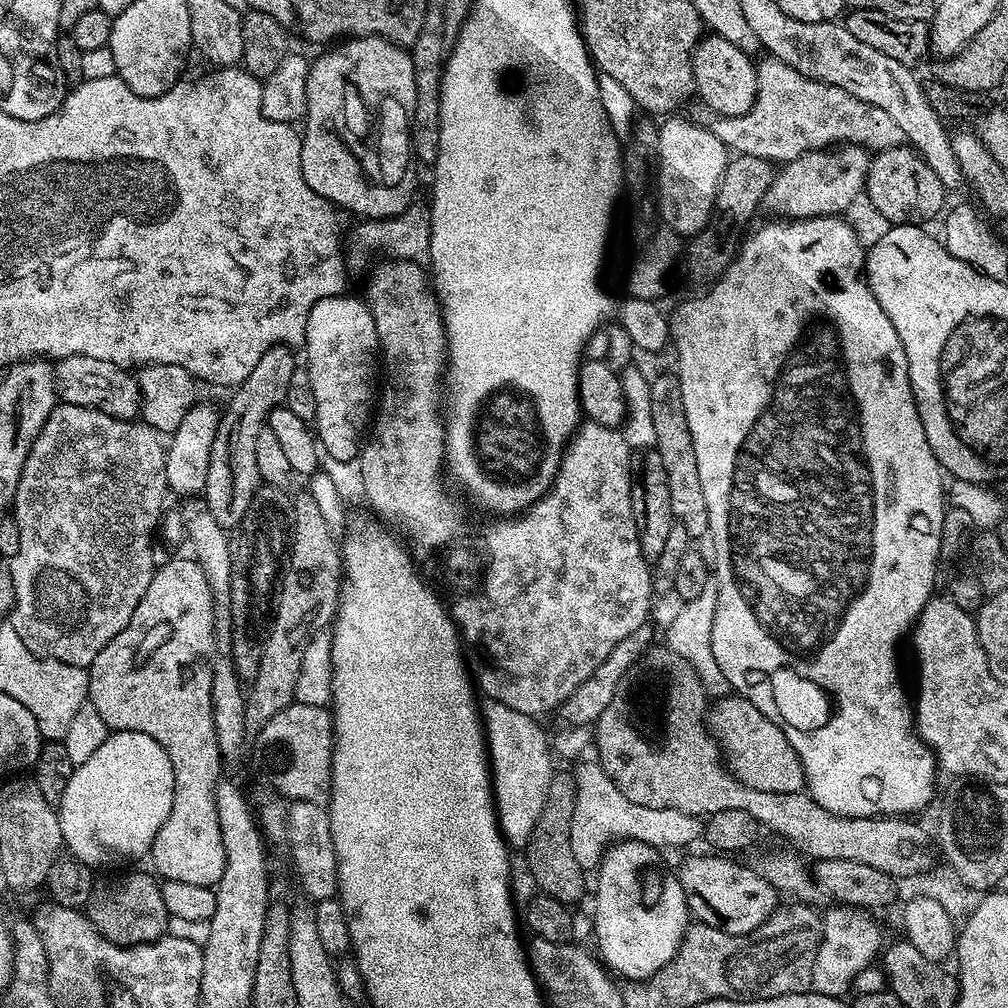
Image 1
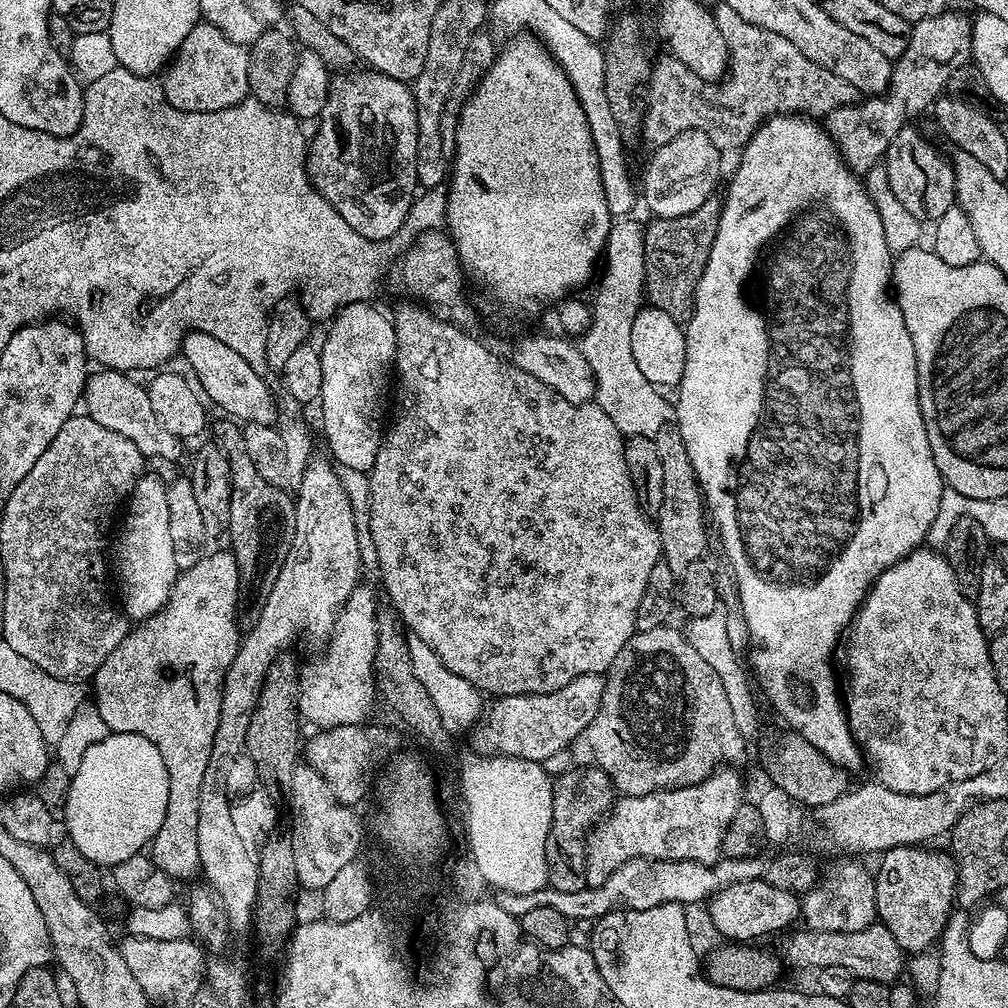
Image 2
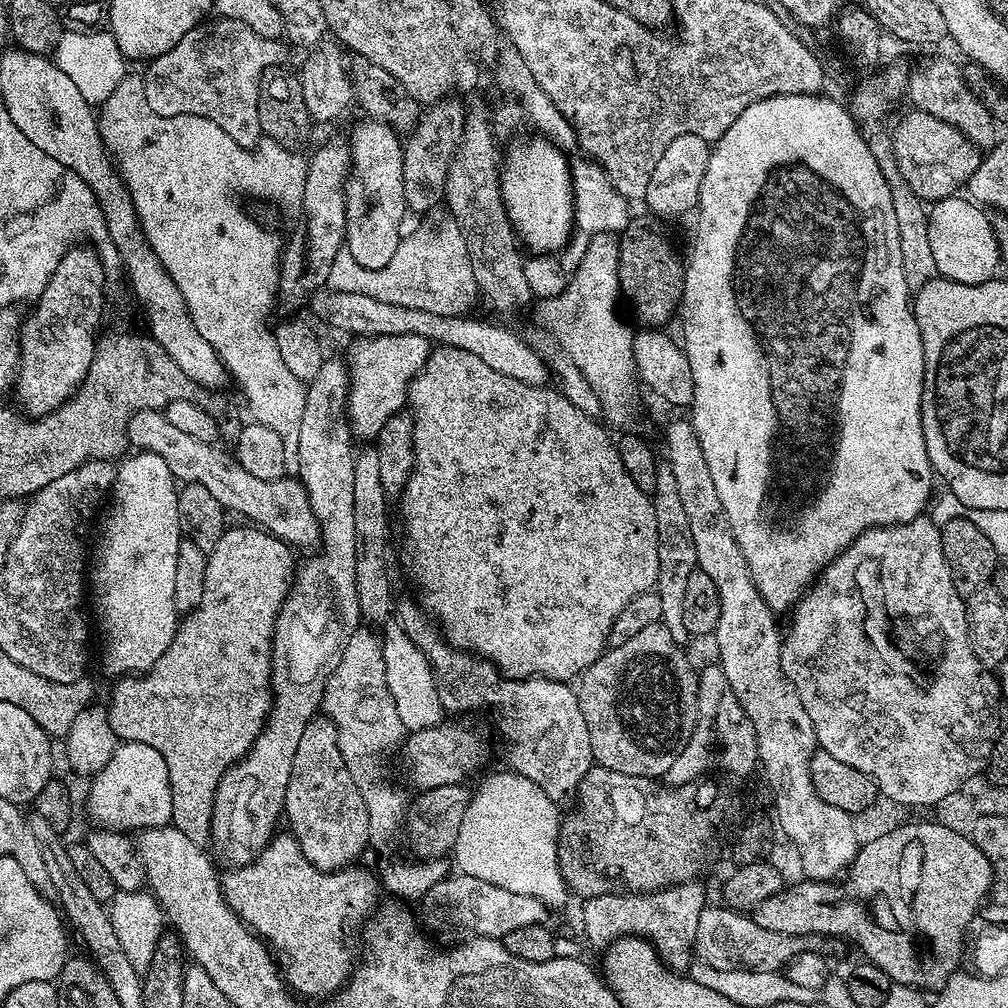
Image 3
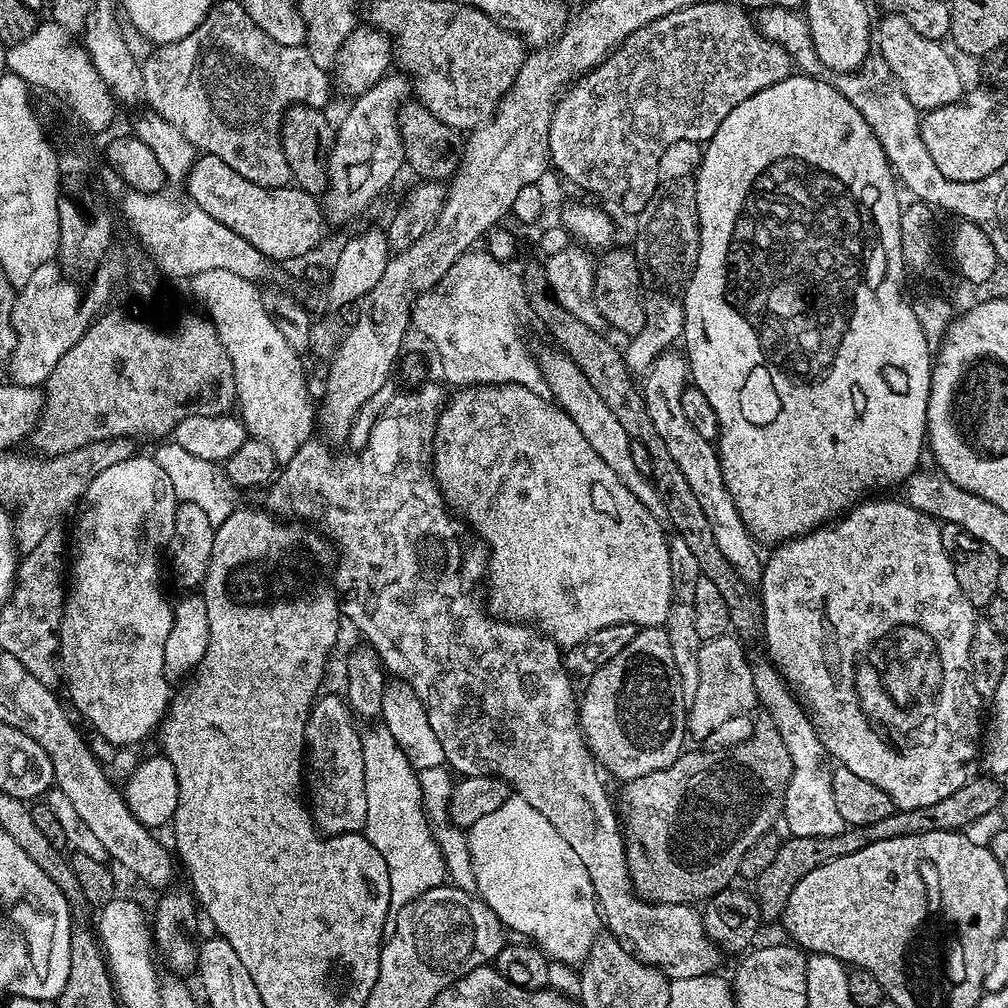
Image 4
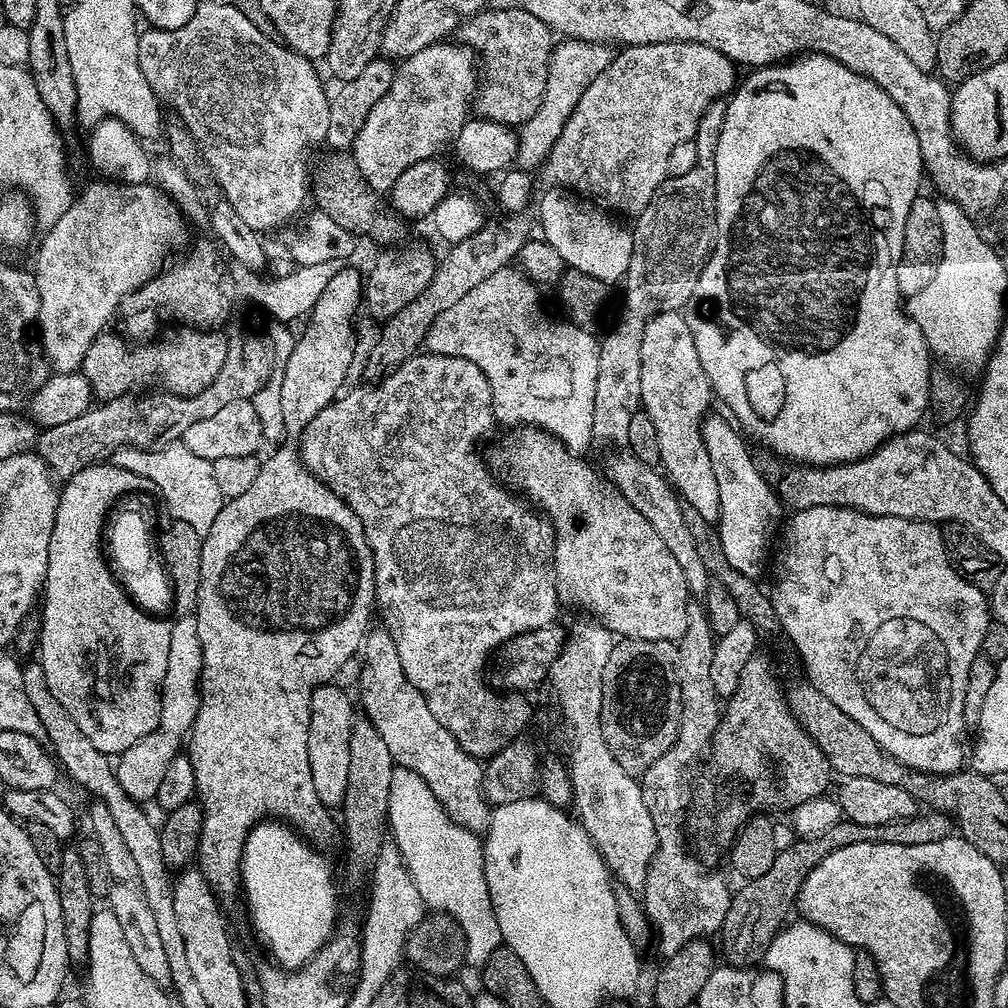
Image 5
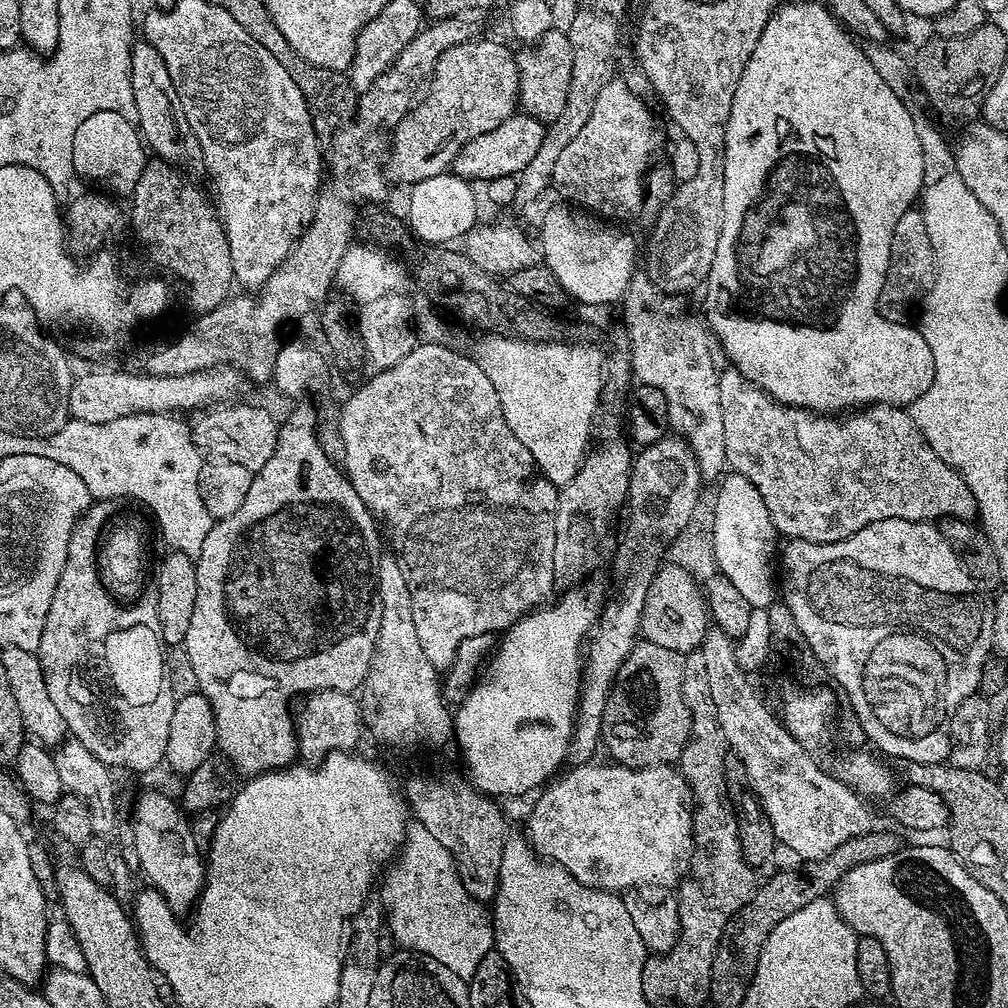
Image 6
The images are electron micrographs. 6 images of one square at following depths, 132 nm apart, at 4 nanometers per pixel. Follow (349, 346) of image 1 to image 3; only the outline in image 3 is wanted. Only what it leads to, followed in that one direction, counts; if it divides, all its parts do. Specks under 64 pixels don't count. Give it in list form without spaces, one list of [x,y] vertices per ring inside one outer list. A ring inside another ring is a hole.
[[[418,334],[397,336],[362,336],[351,341],[352,349],[346,355],[348,365],[348,422],[352,425],[353,437],[372,442],[379,437],[390,417],[397,415],[408,403],[408,387],[428,361],[433,345]]]

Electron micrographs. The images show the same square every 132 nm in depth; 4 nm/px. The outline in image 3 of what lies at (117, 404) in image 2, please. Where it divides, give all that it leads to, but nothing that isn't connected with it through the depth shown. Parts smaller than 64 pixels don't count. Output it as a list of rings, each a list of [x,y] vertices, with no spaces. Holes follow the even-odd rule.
[[[147,408],[132,415],[128,423],[128,443],[141,452],[158,454],[158,458],[164,459],[166,466],[170,466],[174,478],[181,485],[206,486],[206,490],[210,490],[212,497],[218,498],[220,505],[229,513],[237,512],[238,515],[245,516],[248,519],[245,521],[272,533],[293,549],[299,550],[307,544],[320,544],[320,527],[300,479],[254,478],[254,474],[246,474],[246,470],[242,470],[231,451],[223,452],[216,444],[198,442],[198,438],[177,430],[166,419],[163,411],[155,408]]]

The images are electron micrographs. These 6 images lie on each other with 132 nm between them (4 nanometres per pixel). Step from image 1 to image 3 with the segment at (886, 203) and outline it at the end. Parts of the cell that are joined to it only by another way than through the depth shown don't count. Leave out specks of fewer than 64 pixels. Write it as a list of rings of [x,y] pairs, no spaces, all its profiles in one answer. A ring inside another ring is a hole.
[[[908,110],[908,113],[901,118],[896,124],[896,129],[891,129],[890,132],[892,138],[892,149],[894,154],[898,158],[898,170],[902,170],[902,178],[906,178],[906,182],[910,186],[910,190],[914,190],[914,194],[922,201],[935,202],[946,198],[947,196],[957,195],[967,185],[968,179],[974,174],[974,170],[978,170],[982,159],[981,149],[977,148],[976,145],[971,144],[962,133],[960,133],[954,125],[950,122],[942,122],[942,118],[934,118],[934,114],[926,114],[925,112],[917,112],[915,110]]]

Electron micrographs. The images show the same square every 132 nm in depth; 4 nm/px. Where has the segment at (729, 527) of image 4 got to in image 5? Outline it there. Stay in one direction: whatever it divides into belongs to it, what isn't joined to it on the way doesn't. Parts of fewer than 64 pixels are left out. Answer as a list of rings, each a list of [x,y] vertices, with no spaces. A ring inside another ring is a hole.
[[[663,312],[649,320],[642,334],[642,411],[658,430],[660,464],[673,489],[684,504],[694,506],[709,522],[720,519],[718,478],[714,478],[710,454],[706,454],[702,442],[700,423],[709,415],[708,403],[713,400],[706,370],[702,370],[698,350],[694,350],[694,334],[690,334],[687,315]]]

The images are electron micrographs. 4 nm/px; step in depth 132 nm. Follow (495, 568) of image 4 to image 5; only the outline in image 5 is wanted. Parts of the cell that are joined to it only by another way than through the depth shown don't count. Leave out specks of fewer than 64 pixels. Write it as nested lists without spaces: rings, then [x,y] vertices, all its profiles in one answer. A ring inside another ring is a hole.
[[[539,430],[531,435],[532,440],[516,440],[505,446],[507,483],[547,516],[556,532],[551,566],[552,575],[556,578],[557,597],[563,603],[565,600],[568,604],[585,608],[589,617],[595,618],[617,637],[630,640],[680,640],[686,630],[686,606],[690,603],[690,597],[686,578],[682,578],[682,570],[674,554],[666,550],[666,542],[658,538],[654,526],[650,526],[650,522],[646,522],[646,518],[642,518],[642,514],[638,514],[638,510],[626,502],[626,498],[622,498],[605,481],[605,485],[600,481],[599,474],[584,458],[573,458],[555,436]]]

